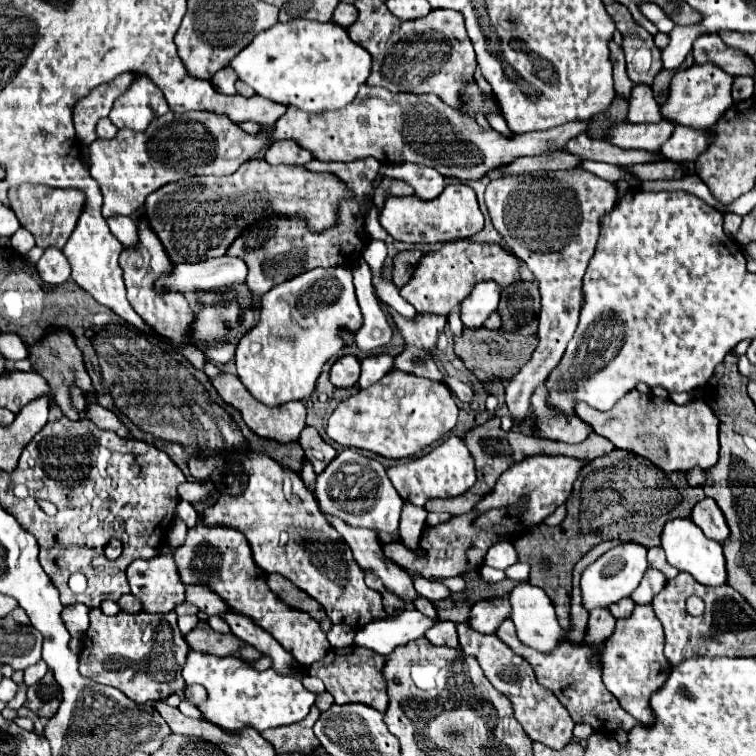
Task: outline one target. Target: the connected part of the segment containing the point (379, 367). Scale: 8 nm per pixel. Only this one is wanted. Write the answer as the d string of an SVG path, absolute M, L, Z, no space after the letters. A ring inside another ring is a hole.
M387 353L373 355L361 361L361 377L359 377L359 387L367 389L369 385L377 383L383 375L387 375L393 369L393 357Z

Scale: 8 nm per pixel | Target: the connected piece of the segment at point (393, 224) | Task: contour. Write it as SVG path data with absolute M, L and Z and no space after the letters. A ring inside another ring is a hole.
M453 183L443 189L443 193L431 203L411 197L391 197L385 201L379 221L385 231L403 243L447 243L457 239L469 239L483 229L483 213L479 211L475 191L469 185Z

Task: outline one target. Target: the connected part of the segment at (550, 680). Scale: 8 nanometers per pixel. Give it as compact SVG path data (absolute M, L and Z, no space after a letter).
M503 619L503 623L497 627L495 635L507 643L511 647L513 653L521 655L525 661L529 661L529 665L533 667L535 675L537 675L537 683L543 689L549 689L559 701L561 705L569 711L571 719L575 723L587 723L591 725L597 733L603 735L615 735L615 731L623 729L625 733L629 733L635 725L641 725L639 721L635 721L615 699L615 695L611 695L607 691L607 687L601 681L601 663L595 661L595 653L589 645L585 643L573 643L569 639L561 639L557 643L557 647L549 653L541 653L535 651L527 645L523 645L517 635L515 635L515 625L511 623L511 619Z

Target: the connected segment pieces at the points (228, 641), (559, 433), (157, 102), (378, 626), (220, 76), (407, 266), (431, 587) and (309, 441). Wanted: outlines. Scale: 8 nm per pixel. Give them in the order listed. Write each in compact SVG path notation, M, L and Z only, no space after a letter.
M199 621L197 627L185 635L185 641L191 649L217 657L241 657L243 661L255 661L261 657L255 647L231 633L223 635L213 631L207 621Z
M539 385L531 397L531 413L537 417L537 425L541 429L539 437L545 437L545 439L579 443L593 431L577 415L563 415L553 411L547 405L547 389L543 385Z
M139 75L127 93L123 93L113 103L109 119L119 129L145 131L155 117L161 117L165 113L169 113L169 105L161 89L145 75Z
M405 609L395 617L367 623L367 627L357 631L355 643L387 657L395 647L423 637L433 625L435 621L425 617L417 609Z
M229 67L217 71L215 77L213 77L213 85L223 85L223 87L217 87L217 89L221 93L225 93L225 95L233 95L235 93L235 81L237 81L237 75Z
M401 251L393 259L393 283L397 287L403 287L411 279L411 269L421 259L421 251Z
M415 573L413 575L415 577L415 581L413 581L413 585L415 585L415 589L417 589L417 593L421 595L421 597L427 597L427 599L431 599L431 601L437 601L437 599L445 599L445 597L449 597L451 595L451 591L447 589L447 587L443 587L443 585L435 585L435 583L431 583L431 581L427 581L423 575L419 575L419 573Z
M305 427L301 431L299 445L303 447L307 461L311 461L311 465L317 473L323 471L323 467L327 467L327 463L331 463L331 459L335 459L335 455L337 455L337 451L321 439L321 435L317 433L315 427Z

